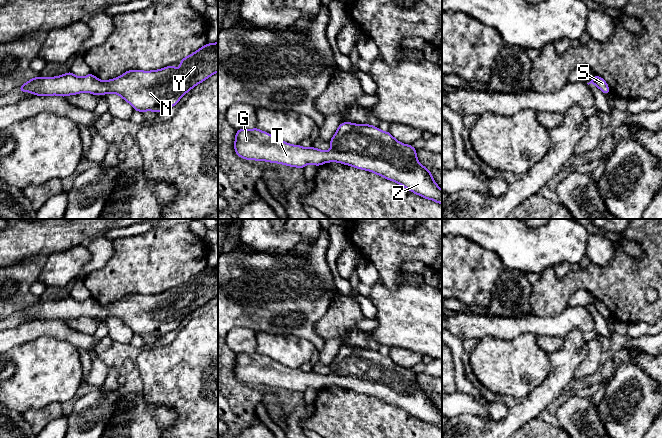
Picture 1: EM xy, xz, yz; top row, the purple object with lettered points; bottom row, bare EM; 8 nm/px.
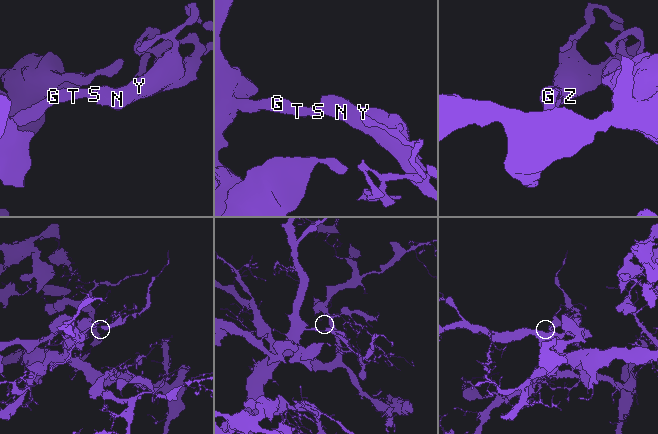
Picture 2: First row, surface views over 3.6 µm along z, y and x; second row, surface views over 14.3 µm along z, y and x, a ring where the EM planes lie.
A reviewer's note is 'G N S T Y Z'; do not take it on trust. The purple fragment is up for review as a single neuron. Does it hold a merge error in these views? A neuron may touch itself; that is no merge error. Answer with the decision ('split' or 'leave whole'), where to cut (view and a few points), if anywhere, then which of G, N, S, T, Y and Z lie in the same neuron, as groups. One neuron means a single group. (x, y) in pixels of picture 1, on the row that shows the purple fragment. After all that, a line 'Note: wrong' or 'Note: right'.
leave whole | no cut | G N S T Y Z
Note: right

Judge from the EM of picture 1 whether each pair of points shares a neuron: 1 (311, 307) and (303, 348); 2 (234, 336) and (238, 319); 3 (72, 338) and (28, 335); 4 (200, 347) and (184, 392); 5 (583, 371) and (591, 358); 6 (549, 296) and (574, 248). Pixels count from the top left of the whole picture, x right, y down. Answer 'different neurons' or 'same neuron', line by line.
1: different neurons
2: different neurons
3: same neuron
4: same neuron
5: same neuron
6: different neurons

